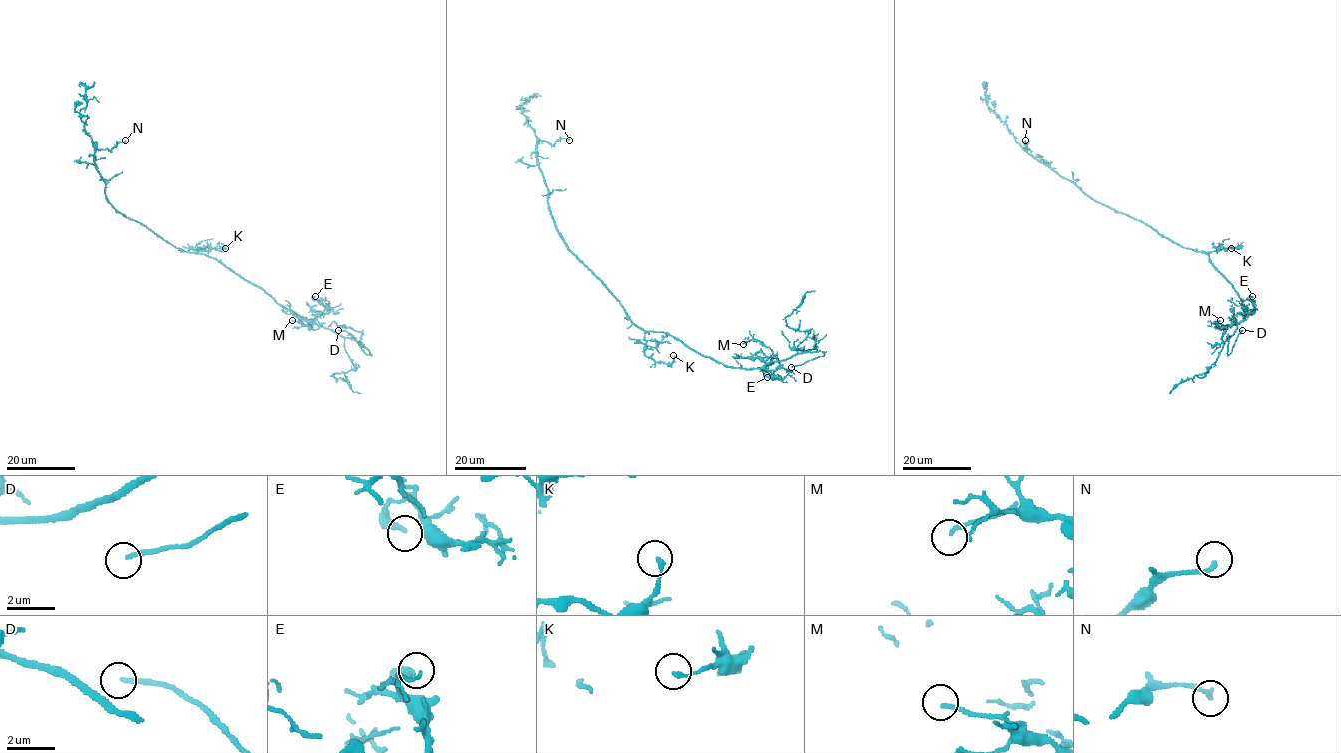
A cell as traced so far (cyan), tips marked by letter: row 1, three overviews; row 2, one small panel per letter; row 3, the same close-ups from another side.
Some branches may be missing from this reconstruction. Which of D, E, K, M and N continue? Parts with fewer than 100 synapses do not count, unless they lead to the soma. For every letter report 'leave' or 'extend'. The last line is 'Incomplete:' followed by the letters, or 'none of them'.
D: extend
E: leave
K: leave
M: leave
N: leave
Incomplete: D

